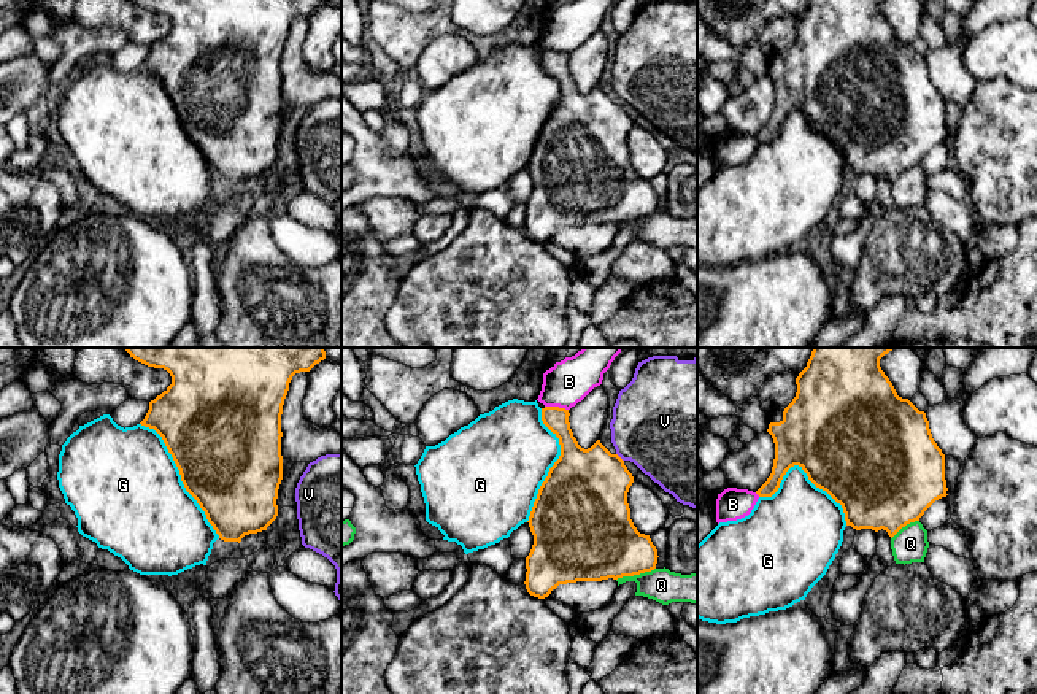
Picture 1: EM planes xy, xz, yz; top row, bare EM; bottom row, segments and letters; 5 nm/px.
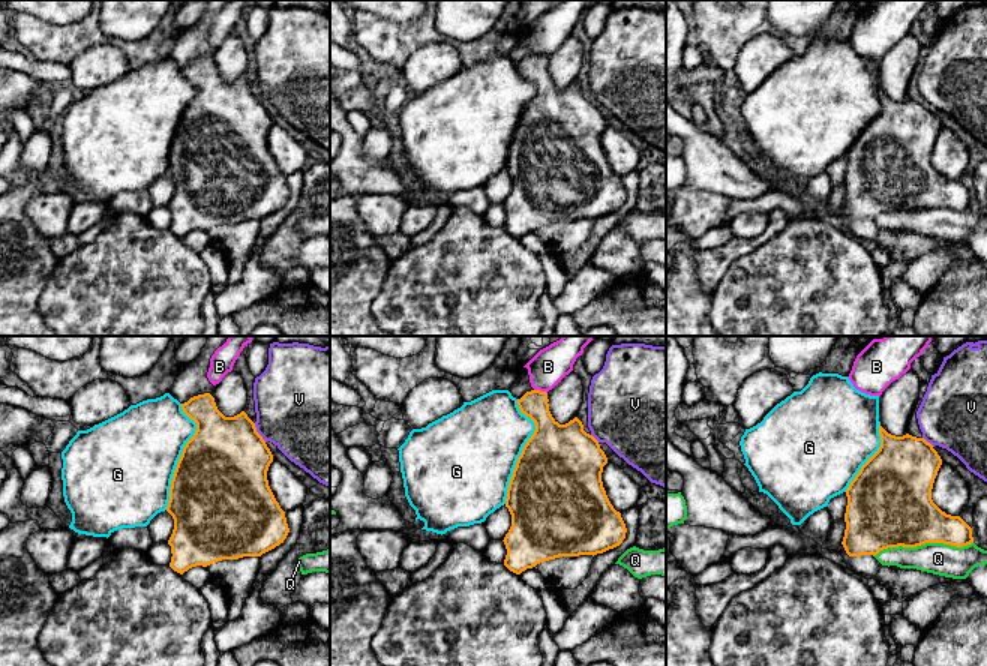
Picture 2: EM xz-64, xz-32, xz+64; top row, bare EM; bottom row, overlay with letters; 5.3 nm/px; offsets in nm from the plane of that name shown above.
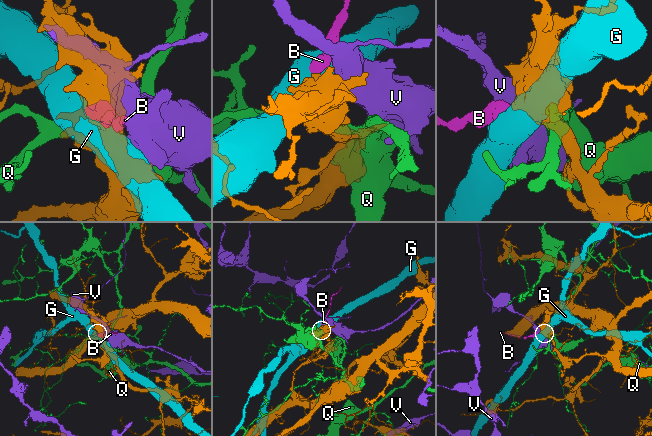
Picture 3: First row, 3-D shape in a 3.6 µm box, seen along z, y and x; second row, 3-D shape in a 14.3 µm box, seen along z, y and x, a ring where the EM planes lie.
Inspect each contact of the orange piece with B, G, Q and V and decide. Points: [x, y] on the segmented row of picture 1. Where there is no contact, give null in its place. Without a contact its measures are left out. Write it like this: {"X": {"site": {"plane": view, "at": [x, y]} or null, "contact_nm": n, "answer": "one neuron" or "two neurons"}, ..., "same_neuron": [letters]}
{"B": {"site": {"plane": "xz", "at": [556, 407]}, "contact_nm": 120, "answer": "two neurons"}, "G": {"site": {"plane": "xy", "at": [181, 477]}, "contact_nm": 700, "answer": "two neurons"}, "Q": {"site": {"plane": "xz", "at": [636, 574]}, "contact_nm": 220, "answer": "two neurons"}, "V": {"site": {"plane": "xz", "at": [620, 458]}, "contact_nm": 60, "answer": "two neurons"}, "same_neuron": []}

